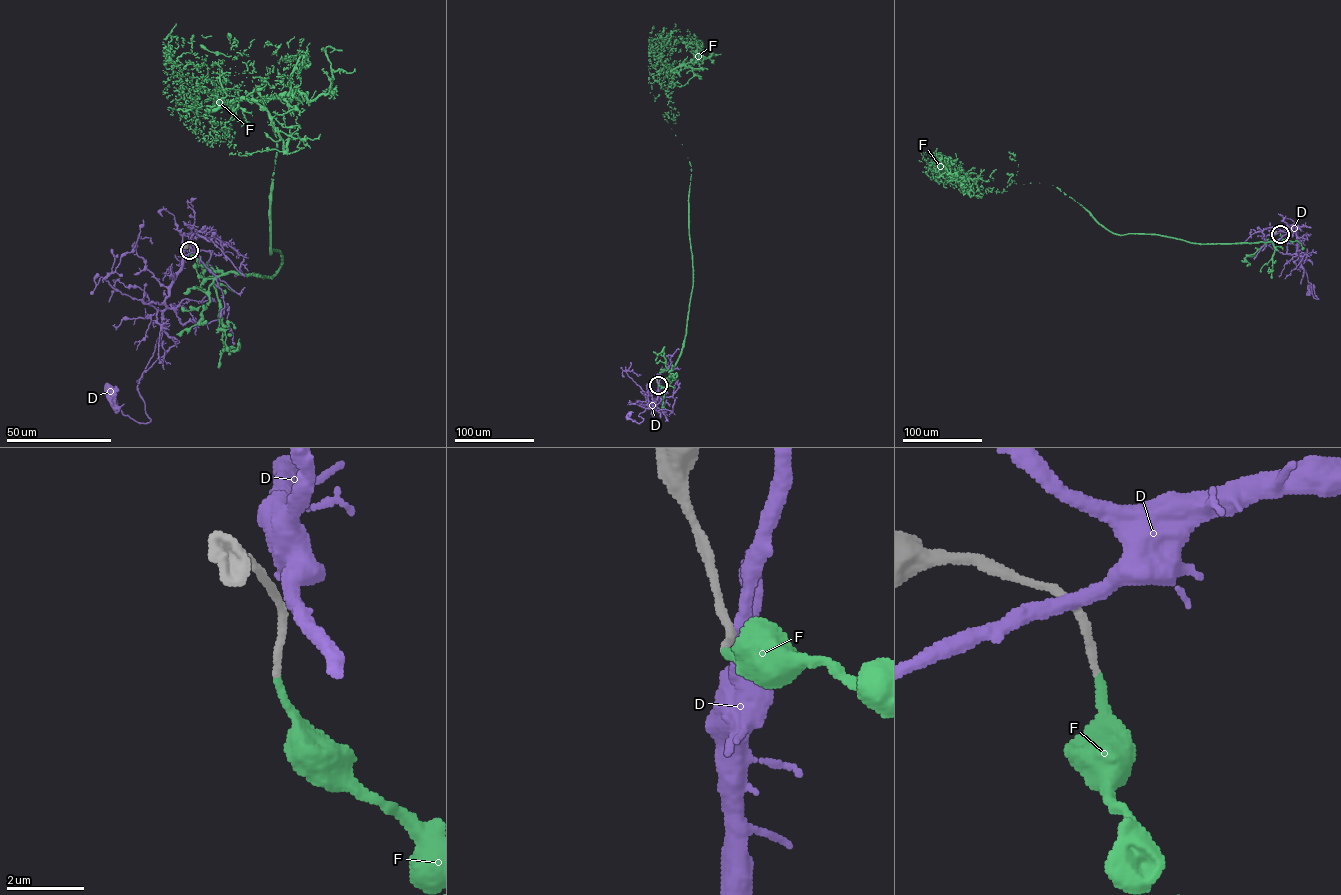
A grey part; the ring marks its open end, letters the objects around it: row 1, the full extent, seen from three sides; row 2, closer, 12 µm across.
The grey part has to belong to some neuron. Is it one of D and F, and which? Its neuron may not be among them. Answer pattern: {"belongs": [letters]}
{"belongs": ["F"]}

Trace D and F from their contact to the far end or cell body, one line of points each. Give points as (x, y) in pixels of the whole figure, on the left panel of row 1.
D: (190, 247), (190, 240), (165, 299), (163, 330), (137, 381), (149, 421), (124, 414), (107, 386)
F: (189, 250), (281, 265), (273, 128), (215, 138), (282, 151), (270, 115), (196, 112), (167, 58), (212, 93)

